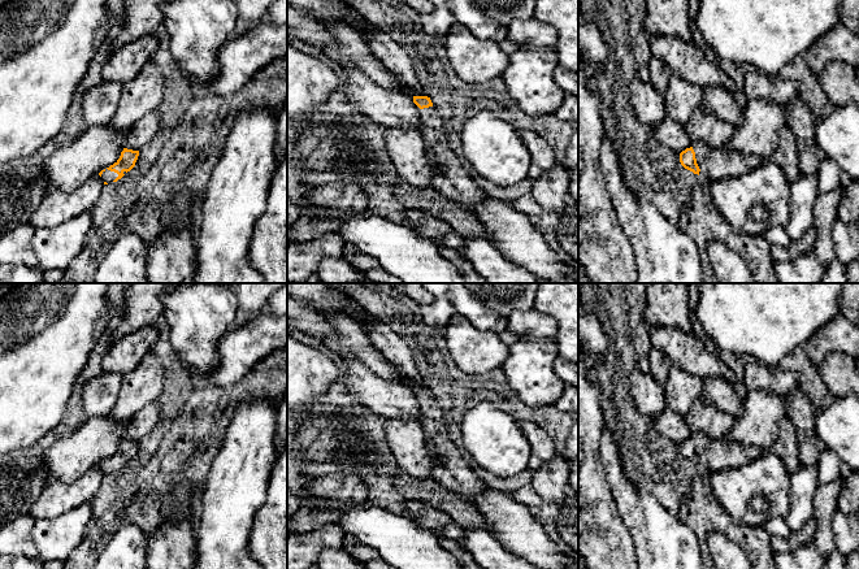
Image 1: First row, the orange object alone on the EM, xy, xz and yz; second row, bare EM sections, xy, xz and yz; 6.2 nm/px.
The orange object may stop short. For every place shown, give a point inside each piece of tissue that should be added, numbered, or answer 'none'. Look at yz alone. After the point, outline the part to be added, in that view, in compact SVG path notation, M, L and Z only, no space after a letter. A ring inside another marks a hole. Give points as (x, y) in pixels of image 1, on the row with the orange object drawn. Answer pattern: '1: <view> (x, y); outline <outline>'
1: yz (715, 164); outline M703 142L693 144L693 149L700 169L699 175L706 177L708 181L737 177L764 162L763 158L756 156L732 153L724 145L720 148L710 148Z

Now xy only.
1: xy (107, 176); outline M105 169L100 177L103 182L112 183L118 177L117 173Z

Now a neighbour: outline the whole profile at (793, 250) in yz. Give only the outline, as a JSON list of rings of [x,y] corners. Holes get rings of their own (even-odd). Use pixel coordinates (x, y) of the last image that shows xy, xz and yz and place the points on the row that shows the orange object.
[[[811,227],[798,240],[793,240],[786,246],[773,246],[771,252],[772,259],[775,262],[793,260],[807,249],[811,249],[812,244],[815,243],[815,239],[816,230],[815,227]]]

